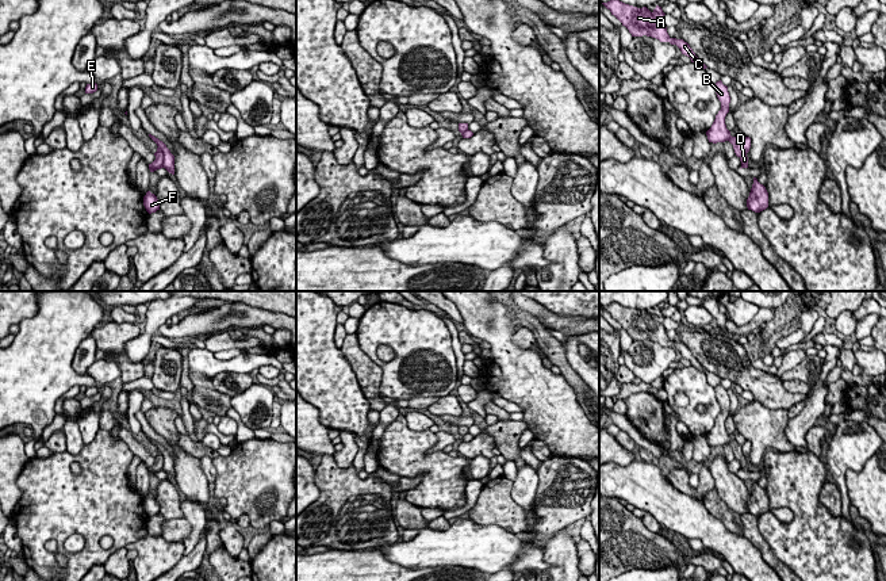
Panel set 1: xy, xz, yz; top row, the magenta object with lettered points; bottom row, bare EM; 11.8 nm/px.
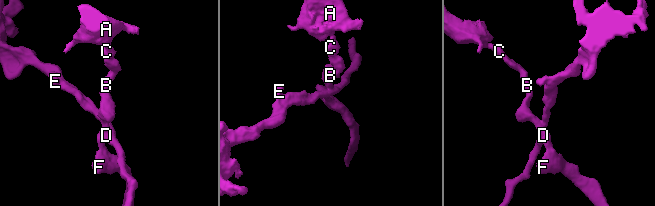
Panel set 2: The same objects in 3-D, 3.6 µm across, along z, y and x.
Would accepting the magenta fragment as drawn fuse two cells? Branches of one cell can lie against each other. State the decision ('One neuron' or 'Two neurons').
Two neurons

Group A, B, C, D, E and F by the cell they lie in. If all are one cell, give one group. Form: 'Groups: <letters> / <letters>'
Groups: A B C D F / E

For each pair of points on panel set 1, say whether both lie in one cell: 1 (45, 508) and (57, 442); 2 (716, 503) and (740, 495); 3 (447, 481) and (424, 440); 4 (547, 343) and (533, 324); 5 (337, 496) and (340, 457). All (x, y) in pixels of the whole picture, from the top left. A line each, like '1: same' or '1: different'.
1: different
2: different
3: same
4: same
5: different

